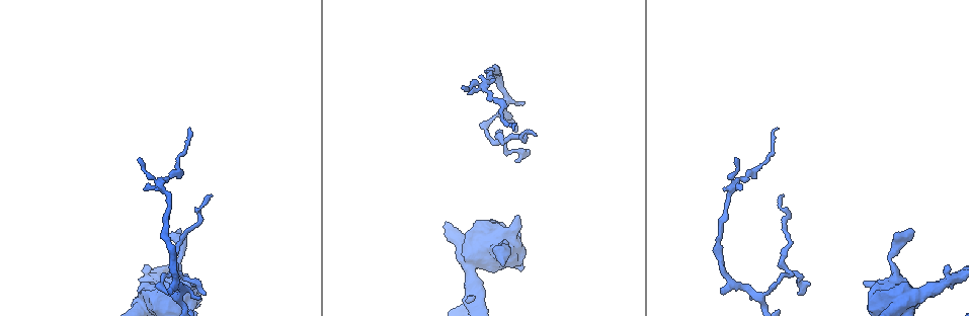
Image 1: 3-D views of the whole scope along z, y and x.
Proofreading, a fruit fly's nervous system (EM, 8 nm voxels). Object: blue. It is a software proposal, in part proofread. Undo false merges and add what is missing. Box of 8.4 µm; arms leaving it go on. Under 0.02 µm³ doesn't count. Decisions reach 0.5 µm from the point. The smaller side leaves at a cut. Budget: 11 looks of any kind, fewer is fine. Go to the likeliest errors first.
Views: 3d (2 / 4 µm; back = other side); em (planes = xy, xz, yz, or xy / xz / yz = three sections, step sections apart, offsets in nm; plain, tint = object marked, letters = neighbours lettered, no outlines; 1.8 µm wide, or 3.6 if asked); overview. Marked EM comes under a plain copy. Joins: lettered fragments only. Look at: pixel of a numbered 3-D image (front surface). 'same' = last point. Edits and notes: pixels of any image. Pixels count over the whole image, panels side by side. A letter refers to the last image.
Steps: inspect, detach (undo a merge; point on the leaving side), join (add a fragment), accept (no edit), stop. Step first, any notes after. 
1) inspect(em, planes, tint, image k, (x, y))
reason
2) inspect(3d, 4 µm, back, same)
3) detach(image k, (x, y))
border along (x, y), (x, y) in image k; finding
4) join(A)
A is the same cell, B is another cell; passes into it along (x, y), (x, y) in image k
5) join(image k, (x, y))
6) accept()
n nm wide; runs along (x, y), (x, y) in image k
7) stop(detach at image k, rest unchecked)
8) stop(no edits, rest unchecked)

inspect(em, planes, letters, image 1, (863, 283))
free end

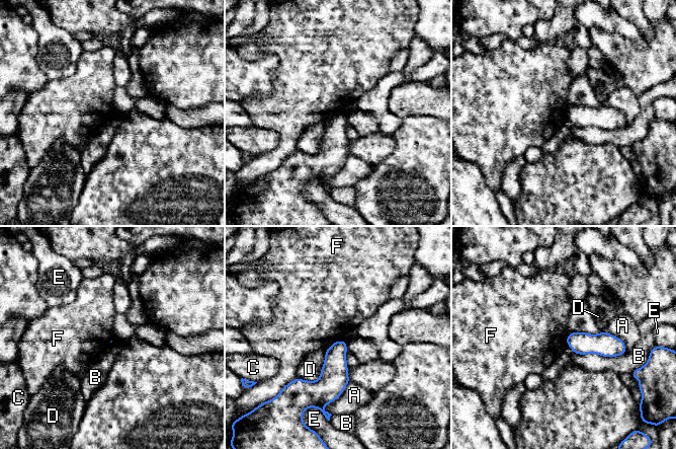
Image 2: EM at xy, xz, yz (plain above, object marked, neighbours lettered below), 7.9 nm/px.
accept()
B touches over 420 nm; A, B, C, D, E and F are other cells; no lettered fragment goes on from it

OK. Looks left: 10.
inspect(em, planes, letters, image 1, (181, 230))
branch stops here

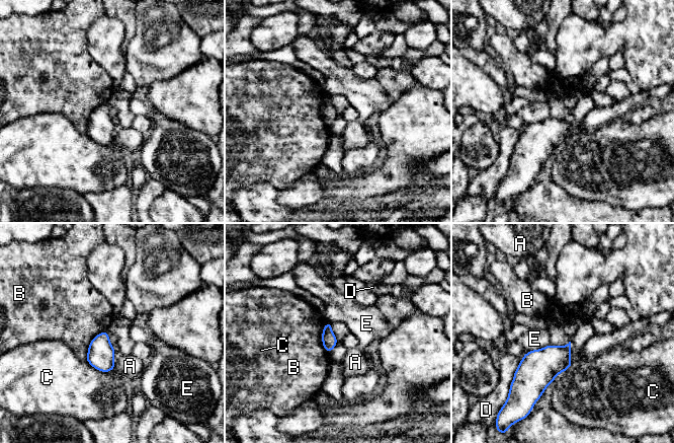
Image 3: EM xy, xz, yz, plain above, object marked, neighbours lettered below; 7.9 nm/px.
accept()
120 nm wide; A, B, C, D and E are other cells; no lettered fragment goes on from it

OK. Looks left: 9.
inspect(em, yz, step 4, tint, image 1, (512, 128))
branch stops here

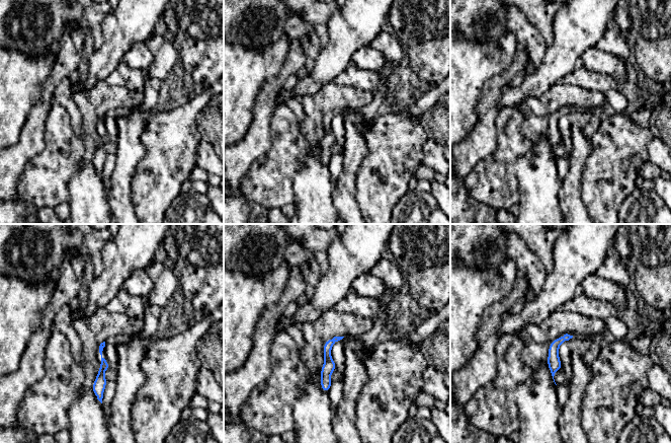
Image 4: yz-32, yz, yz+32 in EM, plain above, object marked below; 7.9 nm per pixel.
inspect(em, yz, step 4, letters, same)
see the neighbours

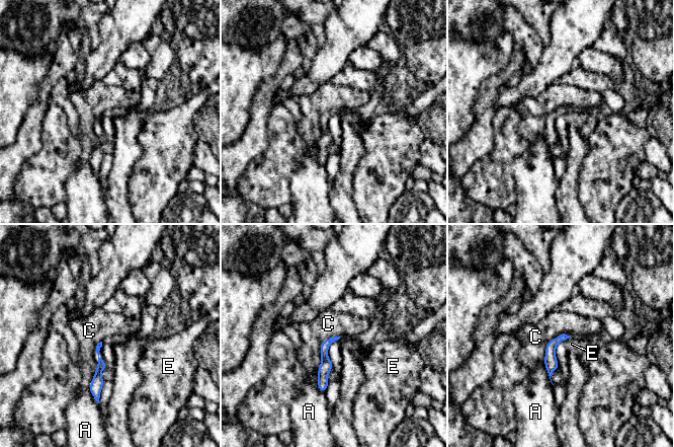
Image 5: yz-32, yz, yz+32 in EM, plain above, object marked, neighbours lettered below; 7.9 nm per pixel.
accept()
A, C and E are other cells; no lettered fragment goes on from it

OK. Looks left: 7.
inspect(em, planes, tint, image 1, (733, 181))
sharp bend

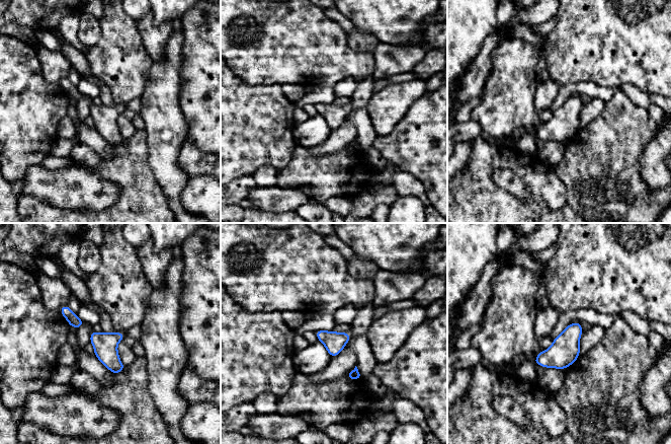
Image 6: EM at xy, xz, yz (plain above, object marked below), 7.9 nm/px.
inspect(em, planes, letters, same)

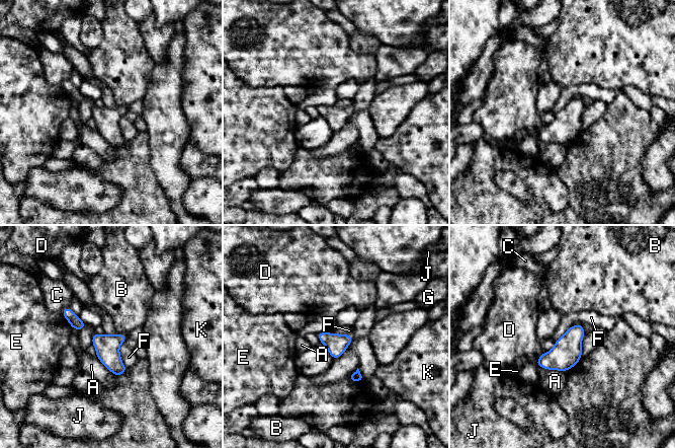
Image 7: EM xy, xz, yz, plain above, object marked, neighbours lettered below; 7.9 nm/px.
accept()
A, B, C, D, E, F, G, J and K are other cells; border along (124, 341), (119, 356), (127, 367) in image 7; continuous, no second neuron

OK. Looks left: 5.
stop(no edits, rest unchecked)

